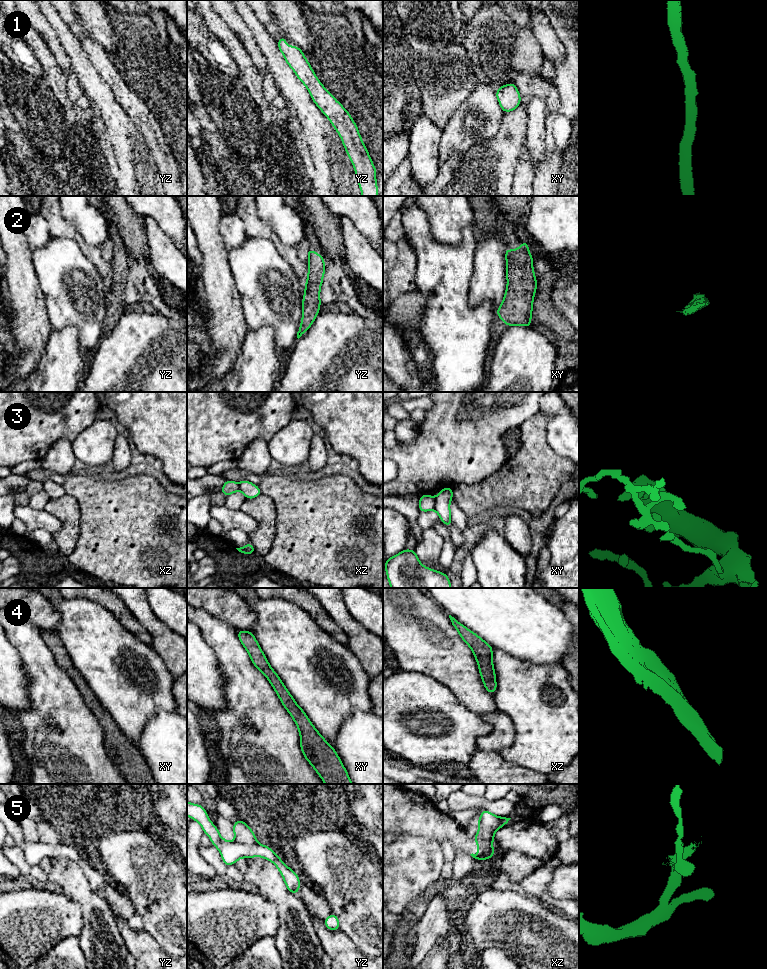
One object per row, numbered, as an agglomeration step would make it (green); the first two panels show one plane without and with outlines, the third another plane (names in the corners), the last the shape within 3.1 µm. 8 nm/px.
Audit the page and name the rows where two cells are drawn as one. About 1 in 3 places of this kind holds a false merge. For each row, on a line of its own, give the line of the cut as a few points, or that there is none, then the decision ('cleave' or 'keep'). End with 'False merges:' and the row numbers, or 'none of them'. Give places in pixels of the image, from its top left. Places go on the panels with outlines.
1: no cut | keep
2: no cut | keep
3: xy (435, 498), (435, 506), (433, 508) | cleave
4: no cut | keep
5: xz (477, 834), (487, 845), (476, 859) | cleave
False merges: 3, 5

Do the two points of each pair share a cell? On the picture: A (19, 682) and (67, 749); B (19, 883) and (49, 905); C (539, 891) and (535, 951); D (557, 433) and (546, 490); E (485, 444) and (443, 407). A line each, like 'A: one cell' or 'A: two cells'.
A: two cells
B: two cells
C: two cells
D: two cells
E: one cell

